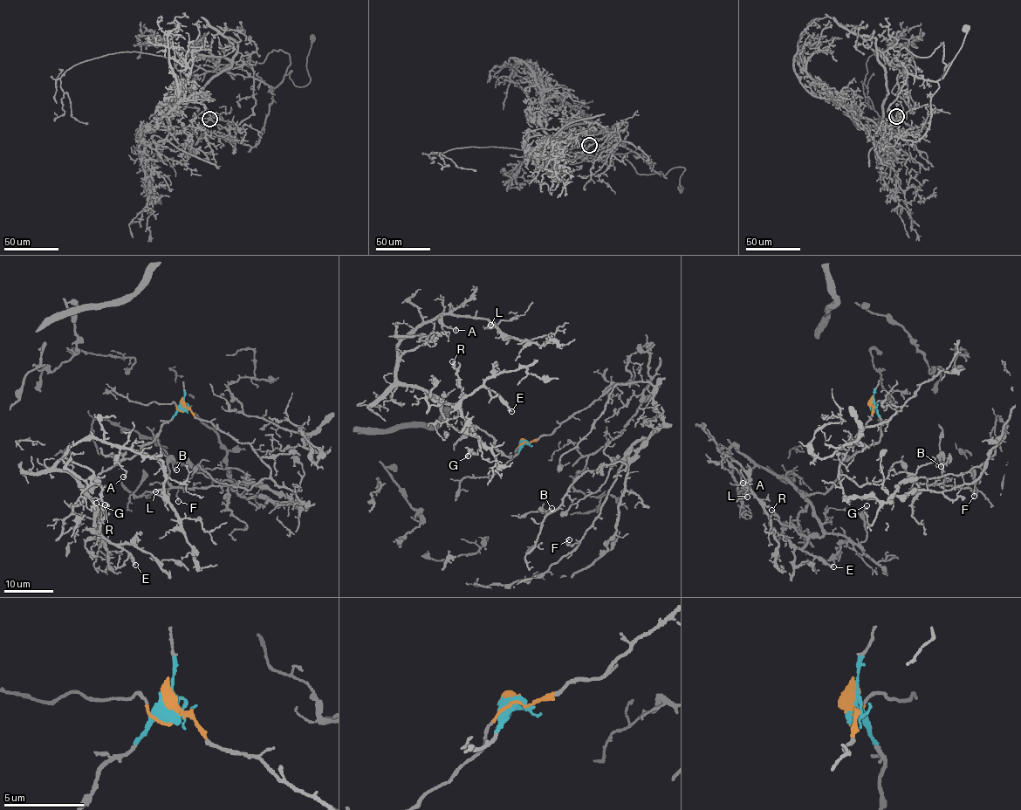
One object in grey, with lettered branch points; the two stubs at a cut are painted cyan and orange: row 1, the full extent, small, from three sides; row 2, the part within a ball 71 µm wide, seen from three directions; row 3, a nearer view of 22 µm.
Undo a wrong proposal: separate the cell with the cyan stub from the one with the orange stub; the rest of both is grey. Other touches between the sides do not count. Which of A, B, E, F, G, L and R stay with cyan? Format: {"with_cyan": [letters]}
{"with_cyan": ["A", "E", "G", "L", "R"]}

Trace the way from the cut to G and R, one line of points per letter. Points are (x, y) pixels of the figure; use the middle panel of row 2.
G: (523, 442), (505, 456), (471, 425), (458, 431), (441, 399), (480, 442), (468, 456)
R: (523, 442), (505, 456), (471, 425), (449, 425), (441, 399), (460, 412), (462, 390), (452, 361)

